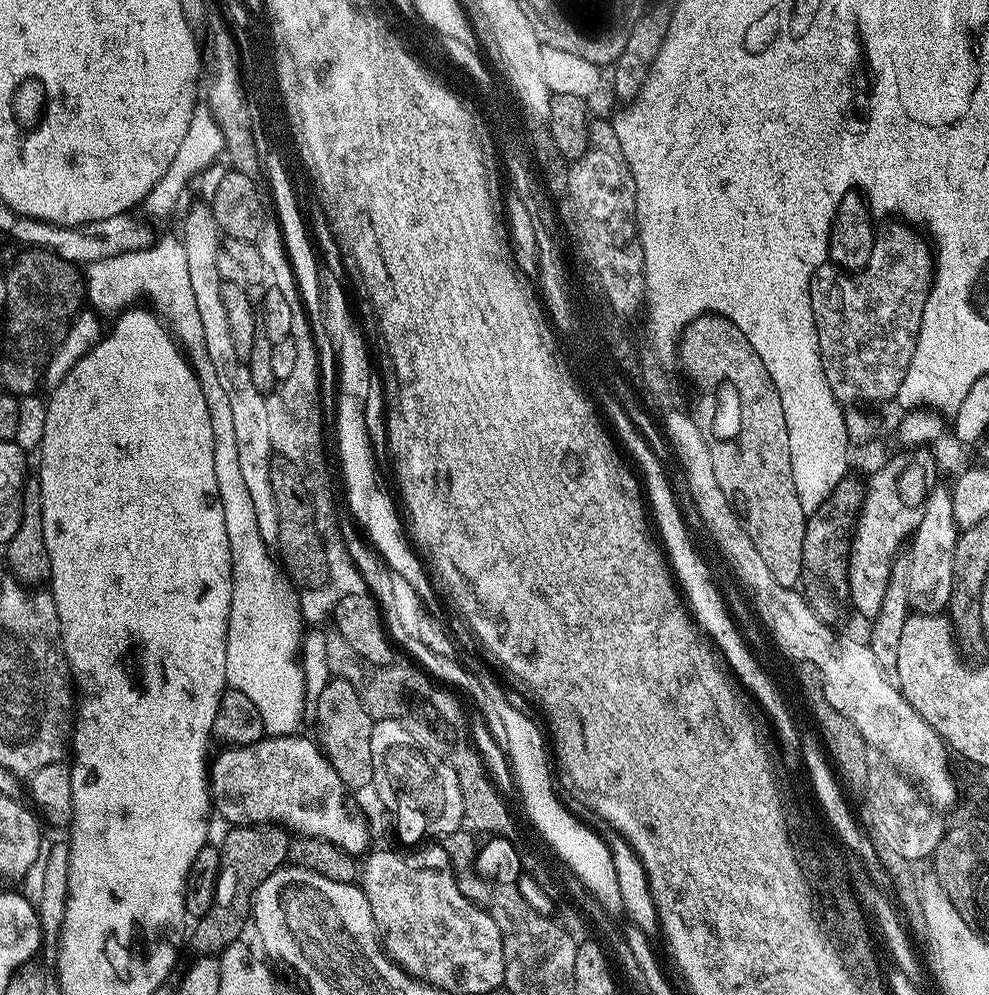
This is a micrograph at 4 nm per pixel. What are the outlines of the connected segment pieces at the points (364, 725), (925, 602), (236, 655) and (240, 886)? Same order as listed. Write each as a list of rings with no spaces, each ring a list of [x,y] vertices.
[[[339,678],[329,679],[329,684],[316,696],[316,733],[320,751],[334,766],[345,789],[368,788],[372,782],[372,759],[370,758],[370,734],[373,719],[362,706],[354,686]]]
[[[933,487],[928,493],[928,502],[924,505],[922,522],[918,522],[918,530],[910,541],[908,554],[906,552],[911,607],[917,613],[940,614],[947,609],[954,582],[954,548],[957,535],[952,493],[947,487]]]
[[[212,434],[214,472],[224,472],[224,478],[218,478],[218,494],[232,555],[232,609],[226,638],[227,687],[246,694],[246,698],[254,702],[268,736],[290,736],[299,729],[296,727],[304,712],[304,672],[296,657],[300,652],[302,615],[297,601],[294,598],[292,601],[291,594],[284,589],[281,569],[273,553],[272,556],[268,553],[270,545],[258,534],[254,504],[246,491],[242,470],[238,462],[232,464],[234,434]]]
[[[278,824],[232,826],[227,829],[224,841],[219,841],[220,869],[214,890],[214,902],[205,916],[195,921],[192,948],[204,958],[212,958],[229,944],[241,939],[244,924],[249,923],[252,910],[252,893],[270,874],[285,867],[288,860],[289,829]]]

